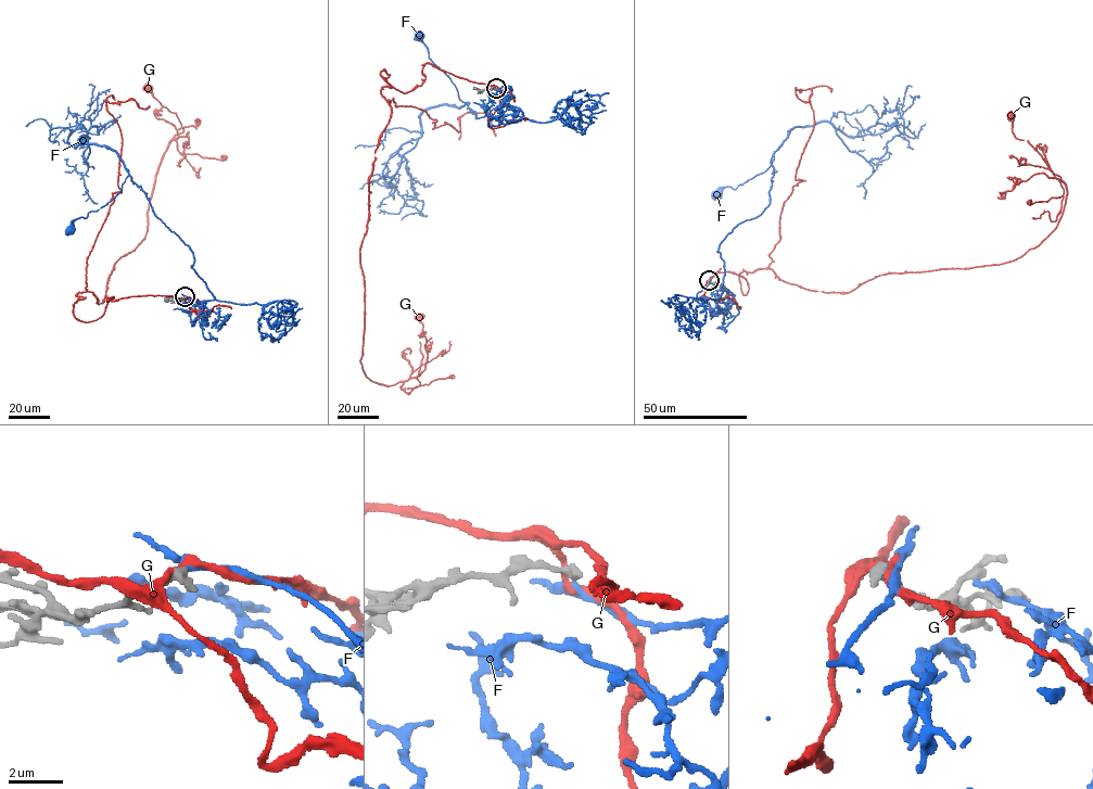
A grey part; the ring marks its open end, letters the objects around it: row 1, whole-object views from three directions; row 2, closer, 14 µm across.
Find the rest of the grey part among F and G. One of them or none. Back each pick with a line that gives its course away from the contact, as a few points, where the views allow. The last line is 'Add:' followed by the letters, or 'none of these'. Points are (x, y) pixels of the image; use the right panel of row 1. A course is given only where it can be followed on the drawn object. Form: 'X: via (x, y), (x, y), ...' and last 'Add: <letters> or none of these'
F: via (709, 280), (706, 290), (727, 291), (722, 290), (719, 245), (767, 206), (773, 155), (763, 173), (715, 194)
Add: F

